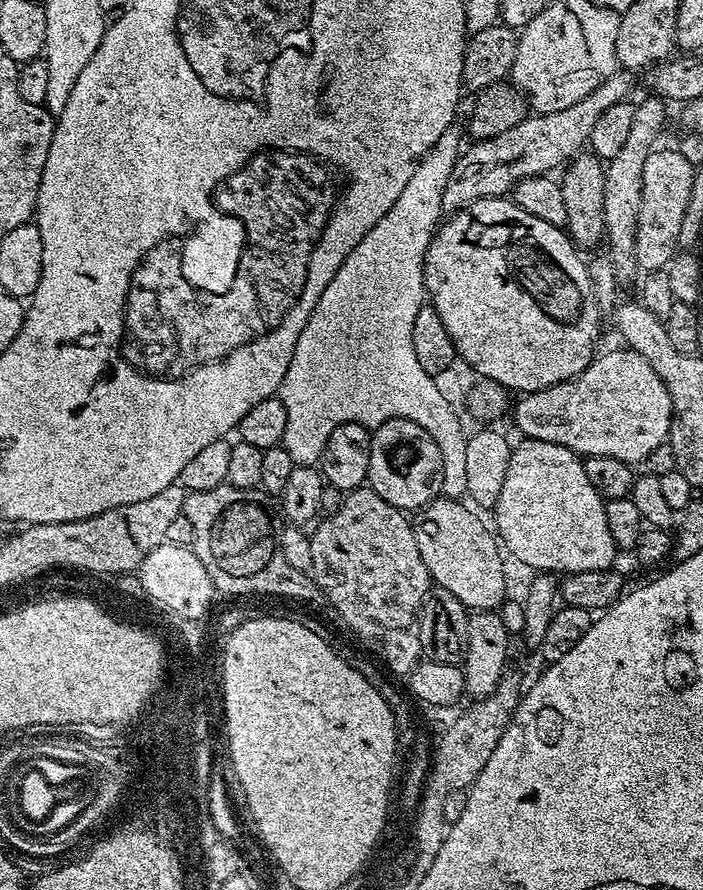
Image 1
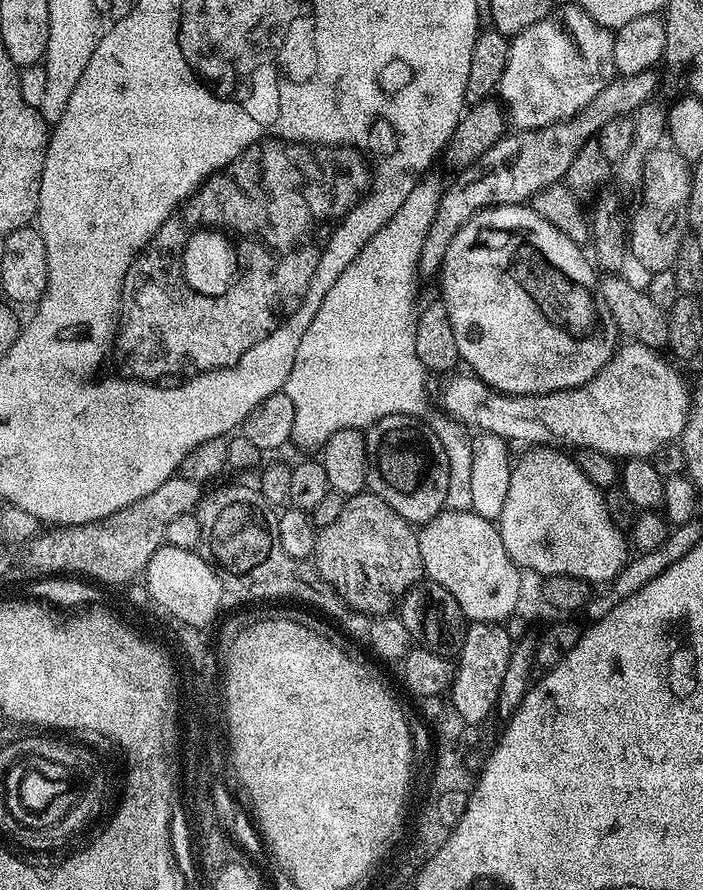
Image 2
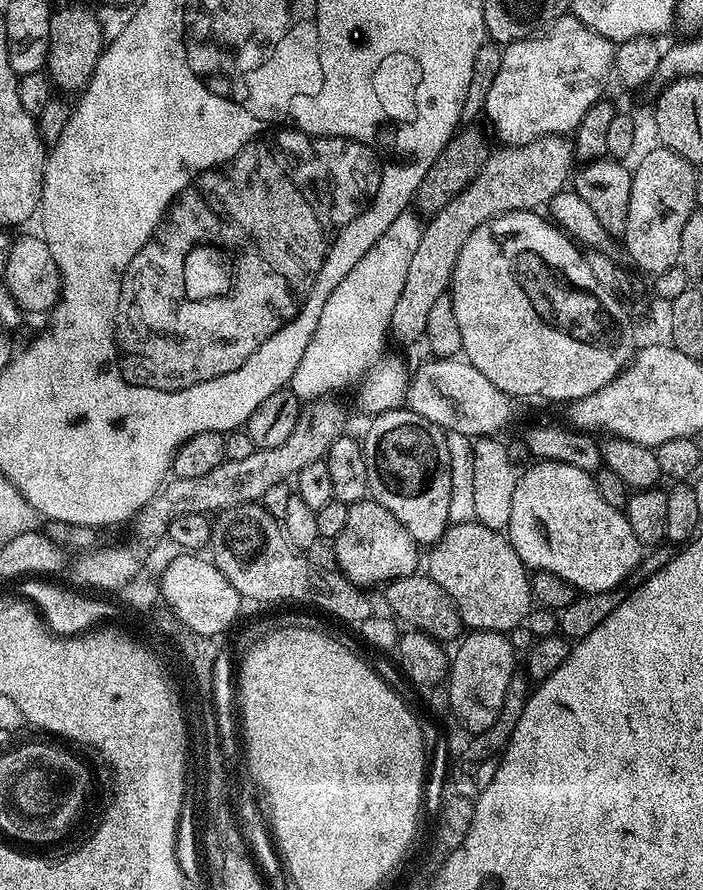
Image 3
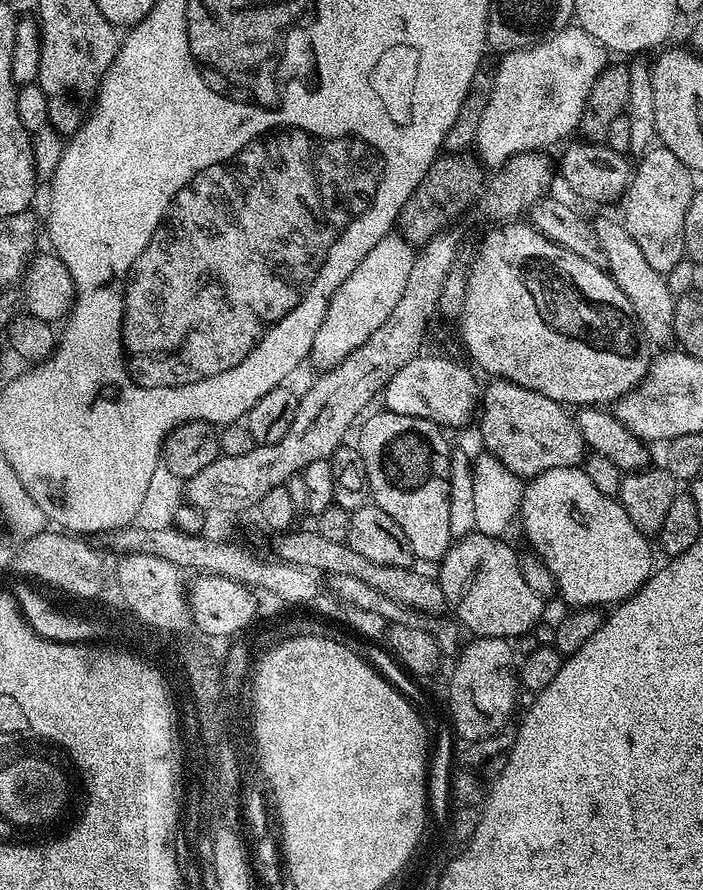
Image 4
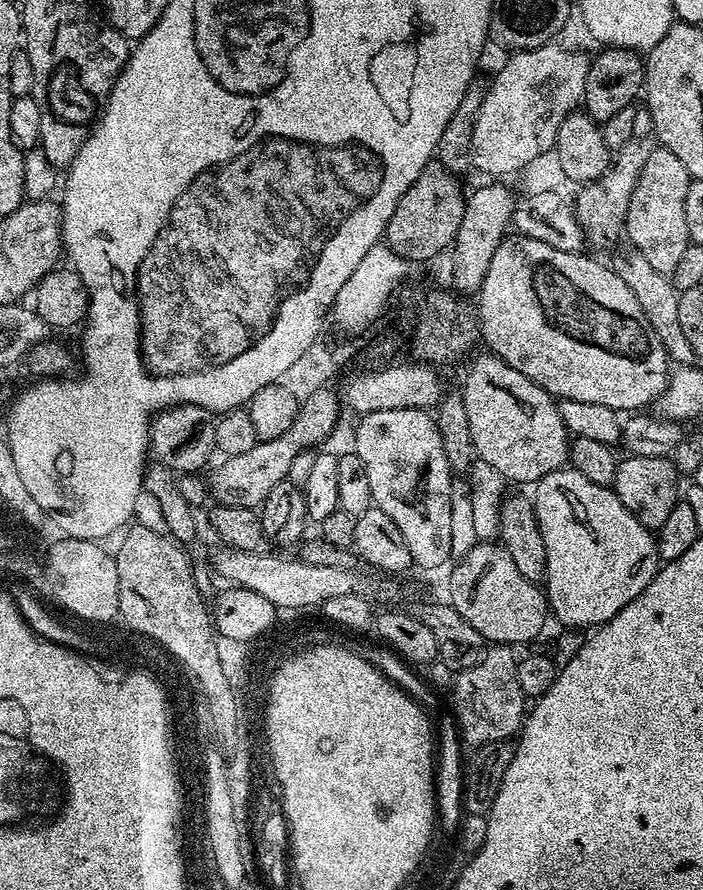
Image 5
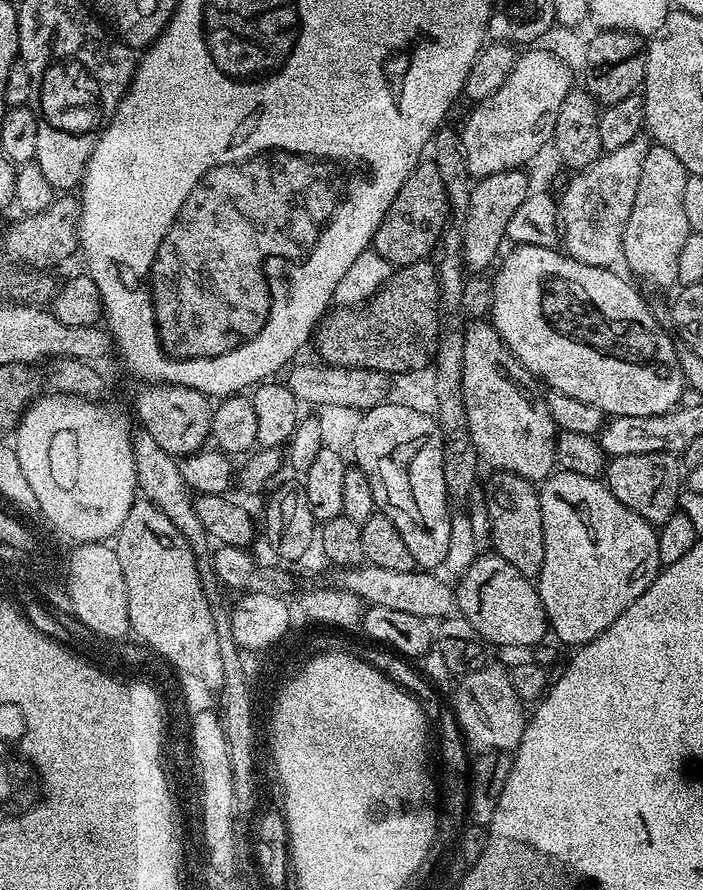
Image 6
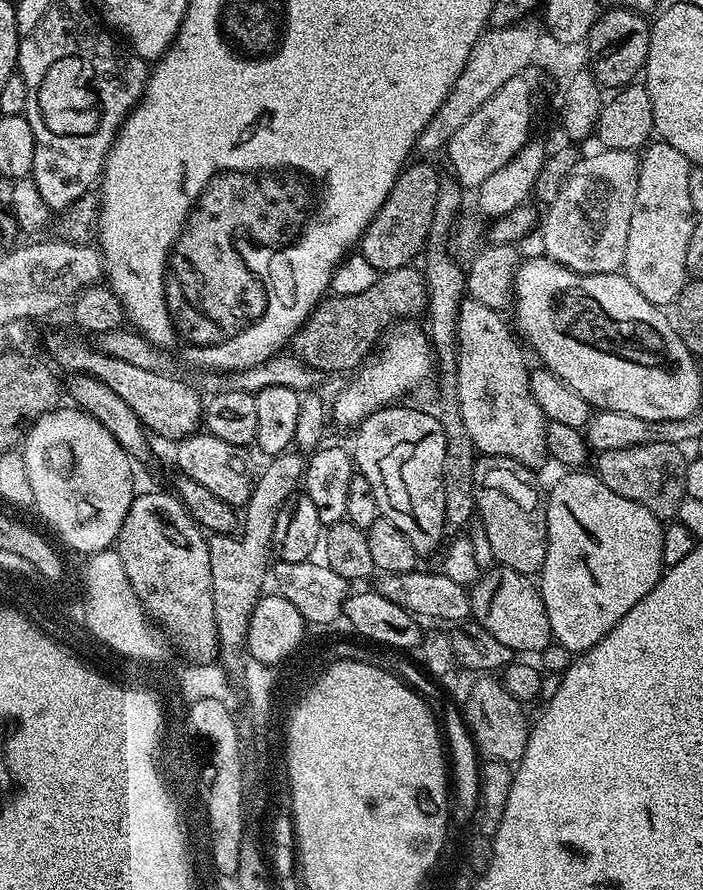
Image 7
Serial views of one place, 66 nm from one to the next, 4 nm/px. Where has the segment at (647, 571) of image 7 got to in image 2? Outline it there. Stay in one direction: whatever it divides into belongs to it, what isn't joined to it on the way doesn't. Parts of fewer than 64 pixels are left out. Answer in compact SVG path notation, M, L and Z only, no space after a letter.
M536 446L524 457L517 459L510 474L510 491L506 494L506 506L498 521L502 546L516 567L529 568L532 572L541 572L541 577L573 576L586 580L593 586L603 586L615 578L629 563L629 541L618 525L612 521L612 515L604 501L605 493L596 487L586 474L576 465L575 459L567 451L552 446Z

